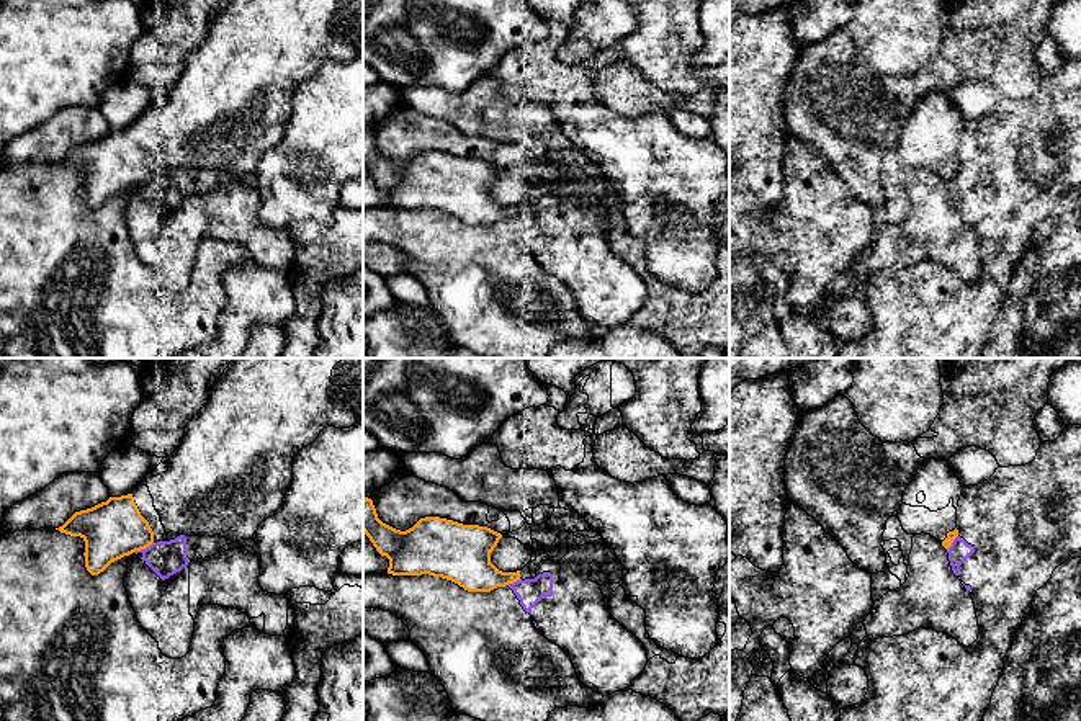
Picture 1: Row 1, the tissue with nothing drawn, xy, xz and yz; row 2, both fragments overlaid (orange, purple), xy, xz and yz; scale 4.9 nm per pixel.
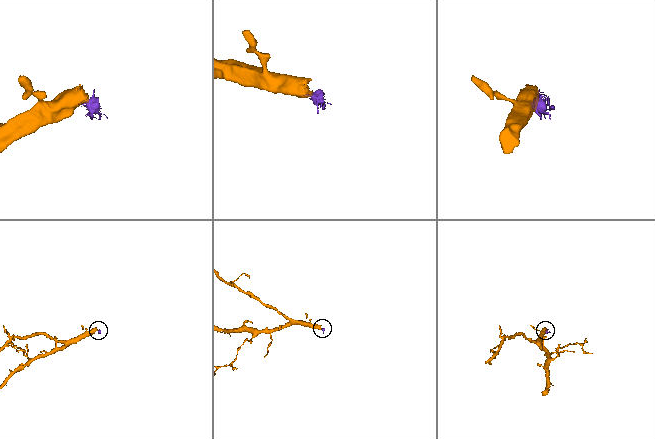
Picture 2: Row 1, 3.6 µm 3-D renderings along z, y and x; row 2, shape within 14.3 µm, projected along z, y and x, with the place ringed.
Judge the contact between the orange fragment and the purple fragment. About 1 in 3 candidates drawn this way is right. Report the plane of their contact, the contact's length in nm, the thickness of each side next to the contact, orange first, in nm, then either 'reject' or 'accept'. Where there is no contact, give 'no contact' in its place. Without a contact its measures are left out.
xy | 110 nm | 280/180 nm | reject

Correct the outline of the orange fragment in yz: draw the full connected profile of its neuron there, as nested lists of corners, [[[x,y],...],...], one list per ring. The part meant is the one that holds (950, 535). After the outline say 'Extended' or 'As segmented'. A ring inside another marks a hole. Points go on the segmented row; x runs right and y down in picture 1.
[[[926,459],[903,495],[898,518],[908,535],[931,535],[949,549],[958,536],[962,484],[949,461]]]. Extended

